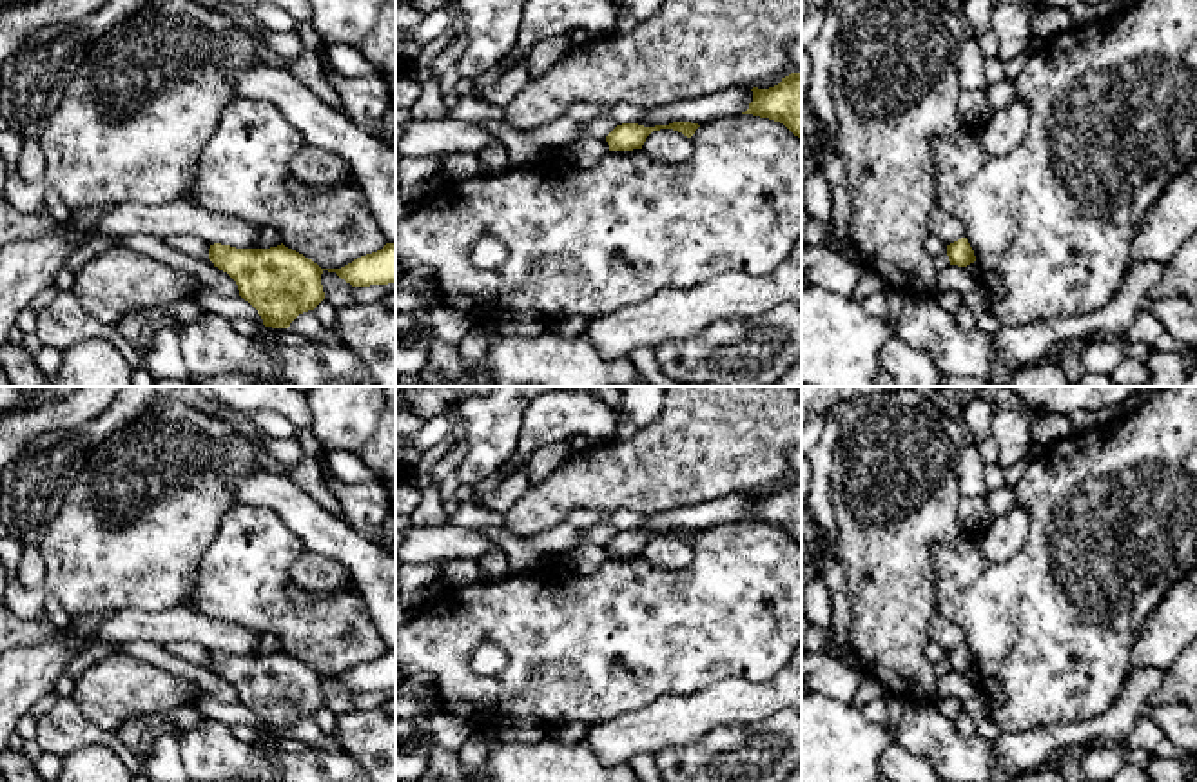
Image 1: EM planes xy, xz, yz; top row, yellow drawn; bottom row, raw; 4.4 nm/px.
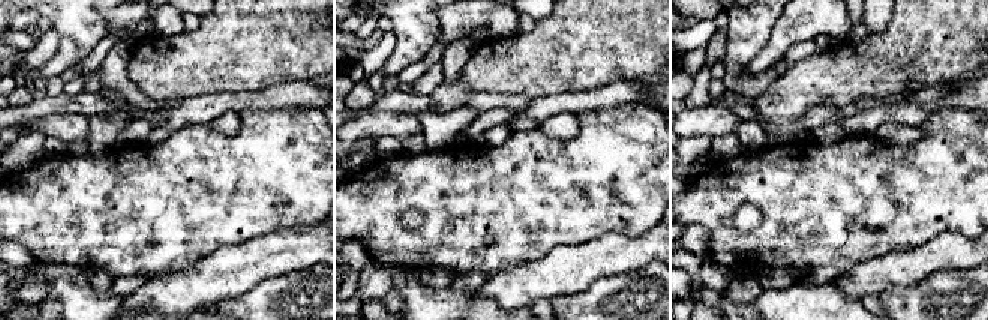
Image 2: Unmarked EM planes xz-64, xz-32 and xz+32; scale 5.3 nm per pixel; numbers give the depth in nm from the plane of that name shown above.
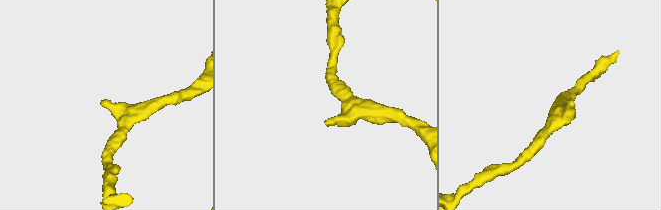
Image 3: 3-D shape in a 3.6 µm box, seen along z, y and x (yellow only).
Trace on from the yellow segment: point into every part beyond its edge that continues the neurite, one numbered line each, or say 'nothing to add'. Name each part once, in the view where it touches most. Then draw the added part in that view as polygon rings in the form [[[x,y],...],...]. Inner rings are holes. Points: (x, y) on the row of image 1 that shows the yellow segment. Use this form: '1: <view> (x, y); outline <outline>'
nothing to add

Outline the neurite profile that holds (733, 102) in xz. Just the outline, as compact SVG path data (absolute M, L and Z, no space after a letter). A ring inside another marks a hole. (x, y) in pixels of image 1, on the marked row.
M729 89L642 111L637 123L644 127L669 125L673 122L691 122L702 125L713 120L738 116L749 109L751 102L751 89Z

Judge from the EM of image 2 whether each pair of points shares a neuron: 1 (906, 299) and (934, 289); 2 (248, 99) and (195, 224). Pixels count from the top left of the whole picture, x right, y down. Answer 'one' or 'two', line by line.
1: one
2: two

